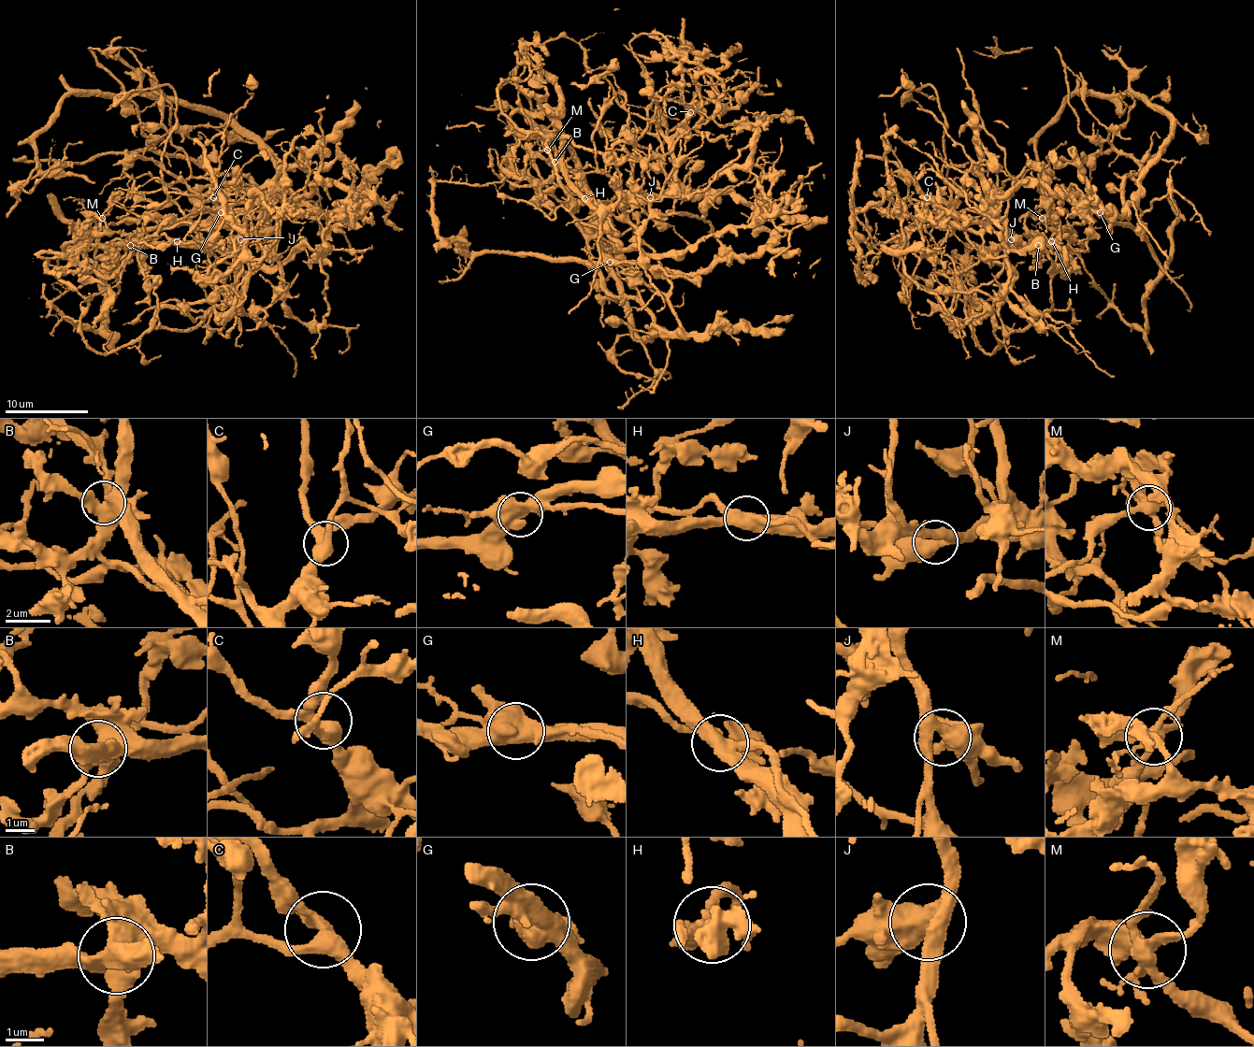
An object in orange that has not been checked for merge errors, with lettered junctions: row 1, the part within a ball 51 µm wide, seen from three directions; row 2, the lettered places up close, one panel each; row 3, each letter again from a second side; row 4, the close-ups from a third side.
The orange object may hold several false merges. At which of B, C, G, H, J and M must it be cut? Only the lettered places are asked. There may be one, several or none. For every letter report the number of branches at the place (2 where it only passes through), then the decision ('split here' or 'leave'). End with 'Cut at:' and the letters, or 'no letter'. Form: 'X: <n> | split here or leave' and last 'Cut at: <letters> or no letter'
B: 2 | leave
C: 4 | leave
G: 2 | split here
H: 3 | split here
J: 3 | leave
M: 5 | split here
Cut at: G, H, M

